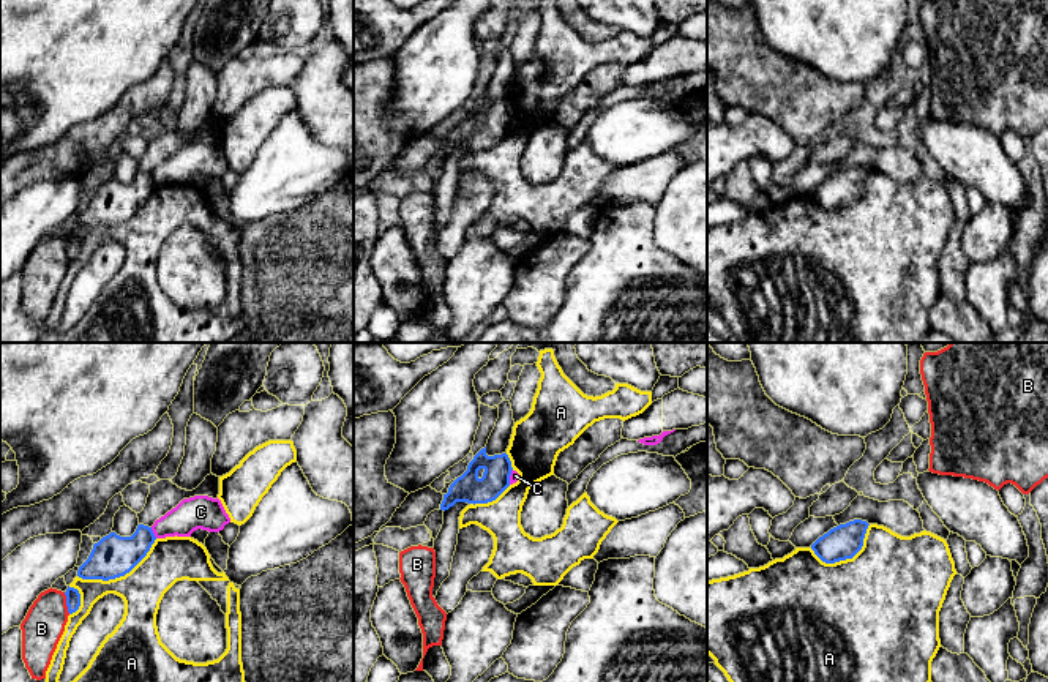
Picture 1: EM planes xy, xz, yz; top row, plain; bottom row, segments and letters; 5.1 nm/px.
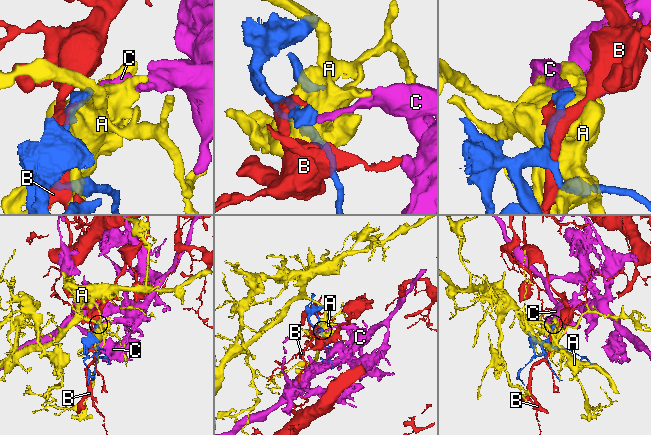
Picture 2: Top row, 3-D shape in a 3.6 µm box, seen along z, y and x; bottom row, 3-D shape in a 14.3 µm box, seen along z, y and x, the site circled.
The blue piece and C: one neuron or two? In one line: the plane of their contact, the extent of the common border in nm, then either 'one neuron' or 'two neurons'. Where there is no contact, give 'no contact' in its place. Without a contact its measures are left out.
xy | 70 nm | two neurons

